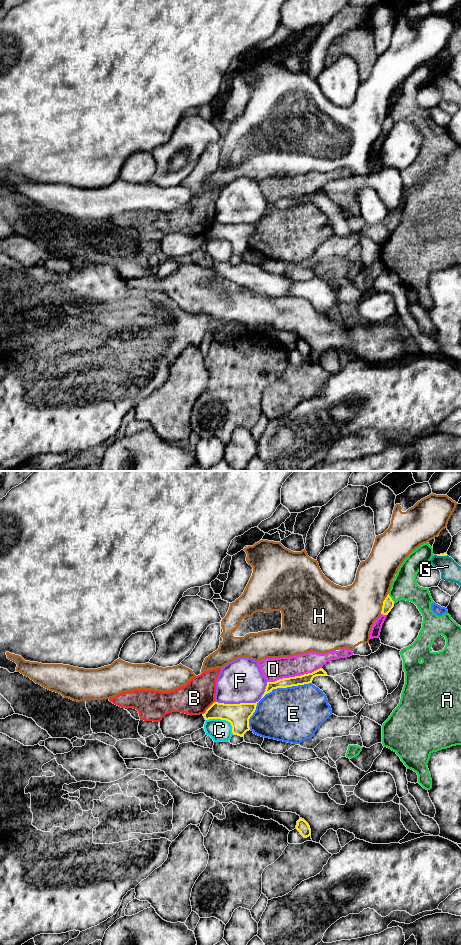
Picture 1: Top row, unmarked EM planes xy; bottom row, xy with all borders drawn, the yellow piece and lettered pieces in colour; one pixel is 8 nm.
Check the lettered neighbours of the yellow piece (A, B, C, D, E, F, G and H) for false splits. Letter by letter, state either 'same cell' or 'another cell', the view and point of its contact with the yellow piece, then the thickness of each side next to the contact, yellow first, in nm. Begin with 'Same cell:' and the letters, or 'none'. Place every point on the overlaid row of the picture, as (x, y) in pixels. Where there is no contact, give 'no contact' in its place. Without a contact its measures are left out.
Same cell: none
A: another cell; contact xy (391, 598); calibres 90 and 200 nm
B: another cell; contact xy (208, 708); calibres 180 and 260 nm
C: another cell; contact xy (224, 719); calibres 180 and 180 nm
D: another cell; contact xy (295, 676); calibres 80 and 190 nm
E: another cell; contact xy (271, 690); calibres 110 and 440 nm
F: another cell; contact xy (246, 703); calibres 180 and 360 nm
G: another cell; contact xy (442, 555); calibres 30 and 160 nm
H: another cell; contact xy (383, 604); calibres 90 and 380 nm

